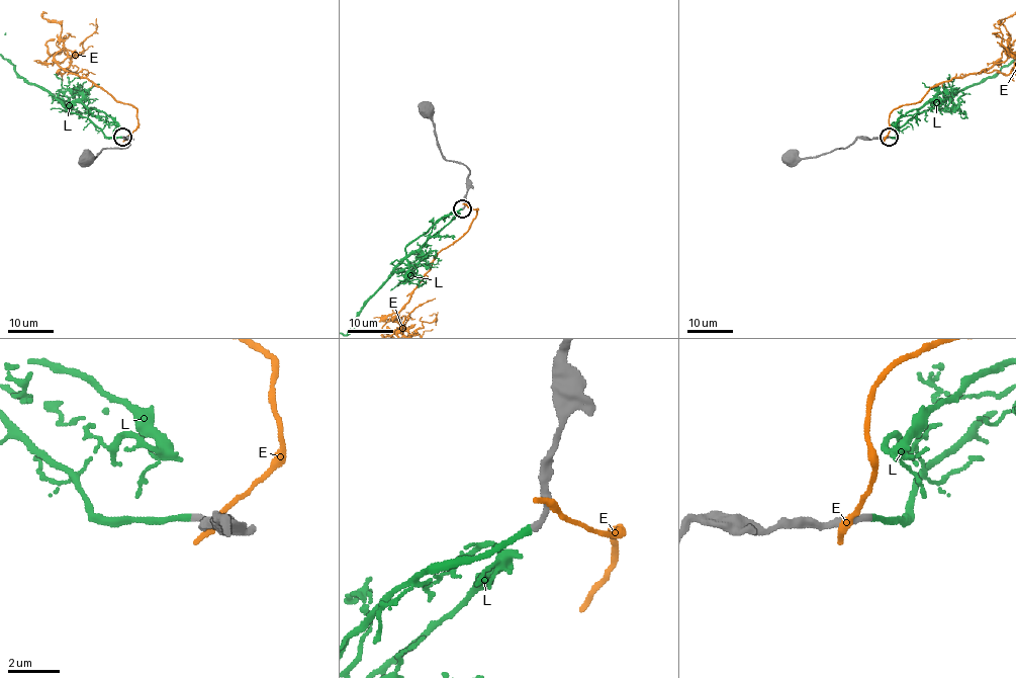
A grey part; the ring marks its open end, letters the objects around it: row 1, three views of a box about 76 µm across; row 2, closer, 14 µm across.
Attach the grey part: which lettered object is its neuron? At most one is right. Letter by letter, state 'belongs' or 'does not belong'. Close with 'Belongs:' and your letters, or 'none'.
E: does not belong
L: belongs
Belongs: L

